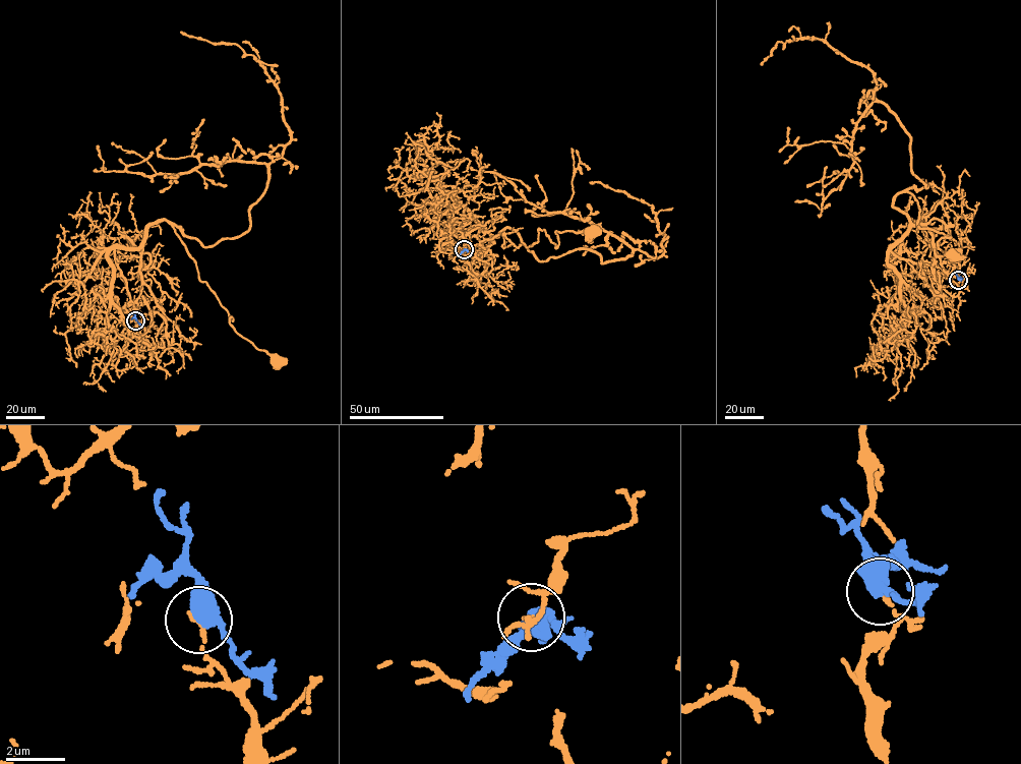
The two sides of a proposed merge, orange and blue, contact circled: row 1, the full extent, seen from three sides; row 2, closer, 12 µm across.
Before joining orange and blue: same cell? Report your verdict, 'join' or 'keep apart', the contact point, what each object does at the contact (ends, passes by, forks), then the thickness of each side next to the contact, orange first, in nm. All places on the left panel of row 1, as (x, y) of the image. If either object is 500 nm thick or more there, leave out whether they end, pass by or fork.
keep apart; place (135, 320); orange ends; blue forks; calibres 140 and 400 nm

